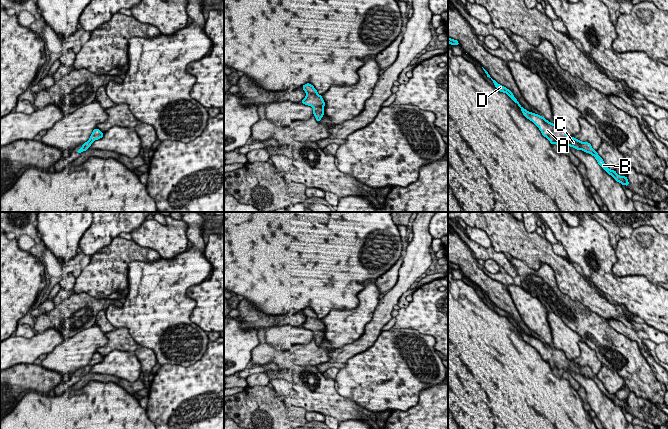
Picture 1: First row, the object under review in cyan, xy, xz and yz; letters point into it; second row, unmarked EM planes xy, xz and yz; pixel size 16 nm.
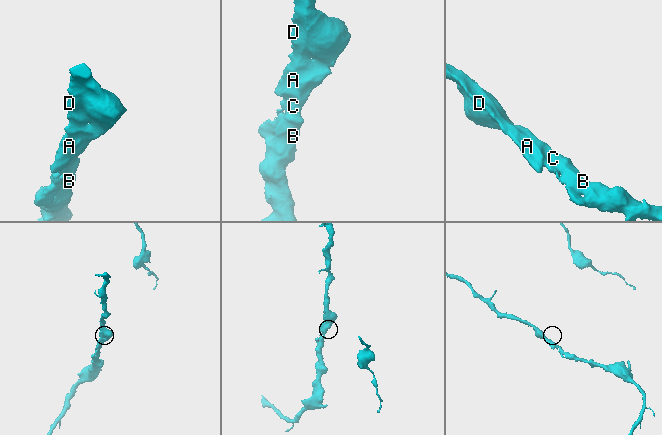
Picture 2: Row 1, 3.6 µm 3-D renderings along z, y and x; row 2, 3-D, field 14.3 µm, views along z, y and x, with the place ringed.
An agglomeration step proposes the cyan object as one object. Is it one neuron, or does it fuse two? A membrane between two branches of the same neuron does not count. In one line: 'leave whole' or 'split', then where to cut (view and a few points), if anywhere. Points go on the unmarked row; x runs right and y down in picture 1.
leave whole; no cut

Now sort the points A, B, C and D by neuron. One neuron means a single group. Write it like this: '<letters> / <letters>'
A B C D

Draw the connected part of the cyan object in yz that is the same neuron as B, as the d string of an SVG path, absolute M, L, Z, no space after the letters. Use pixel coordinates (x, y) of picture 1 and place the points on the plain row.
M483 292L487 301L489 301L498 315L506 317L512 324L515 326L521 333L523 339L532 345L541 355L542 359L549 363L552 369L557 368L558 370L563 369L564 371L571 370L577 374L583 374L585 377L589 377L595 381L598 388L609 398L611 399L615 405L621 407L622 409L626 409L628 411L629 406L626 400L620 400L616 397L615 394L610 394L603 383L598 379L597 375L595 375L589 366L581 366L575 361L569 361L566 358L565 353L562 350L558 350L556 348L550 347L544 341L541 341L539 338L535 338L524 333L517 323L514 321L513 317L507 313L506 311L498 308L495 304L493 304L489 297Z

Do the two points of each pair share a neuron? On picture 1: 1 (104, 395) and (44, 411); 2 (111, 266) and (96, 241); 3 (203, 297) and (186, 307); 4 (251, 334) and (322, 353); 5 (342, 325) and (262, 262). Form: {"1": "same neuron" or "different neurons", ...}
{"1": "same neuron", "2": "different neurons", "3": "different neurons", "4": "different neurons", "5": "different neurons"}

